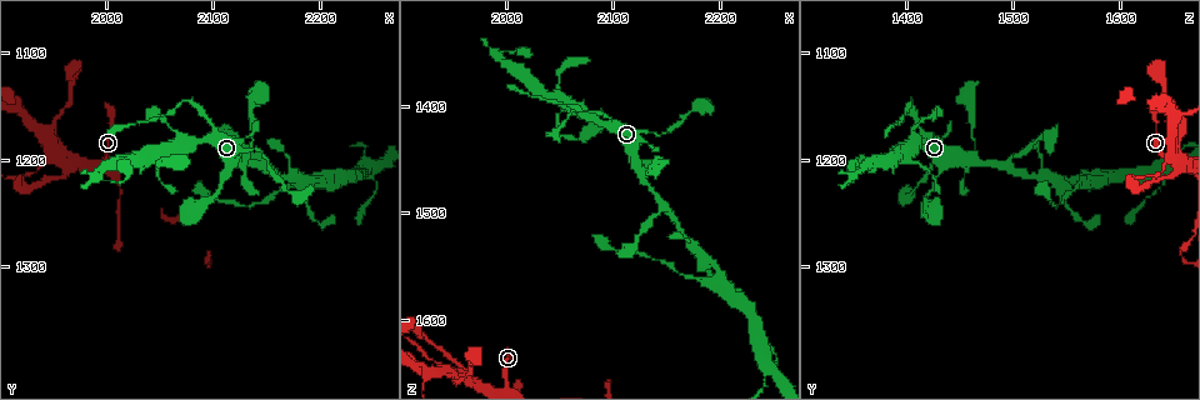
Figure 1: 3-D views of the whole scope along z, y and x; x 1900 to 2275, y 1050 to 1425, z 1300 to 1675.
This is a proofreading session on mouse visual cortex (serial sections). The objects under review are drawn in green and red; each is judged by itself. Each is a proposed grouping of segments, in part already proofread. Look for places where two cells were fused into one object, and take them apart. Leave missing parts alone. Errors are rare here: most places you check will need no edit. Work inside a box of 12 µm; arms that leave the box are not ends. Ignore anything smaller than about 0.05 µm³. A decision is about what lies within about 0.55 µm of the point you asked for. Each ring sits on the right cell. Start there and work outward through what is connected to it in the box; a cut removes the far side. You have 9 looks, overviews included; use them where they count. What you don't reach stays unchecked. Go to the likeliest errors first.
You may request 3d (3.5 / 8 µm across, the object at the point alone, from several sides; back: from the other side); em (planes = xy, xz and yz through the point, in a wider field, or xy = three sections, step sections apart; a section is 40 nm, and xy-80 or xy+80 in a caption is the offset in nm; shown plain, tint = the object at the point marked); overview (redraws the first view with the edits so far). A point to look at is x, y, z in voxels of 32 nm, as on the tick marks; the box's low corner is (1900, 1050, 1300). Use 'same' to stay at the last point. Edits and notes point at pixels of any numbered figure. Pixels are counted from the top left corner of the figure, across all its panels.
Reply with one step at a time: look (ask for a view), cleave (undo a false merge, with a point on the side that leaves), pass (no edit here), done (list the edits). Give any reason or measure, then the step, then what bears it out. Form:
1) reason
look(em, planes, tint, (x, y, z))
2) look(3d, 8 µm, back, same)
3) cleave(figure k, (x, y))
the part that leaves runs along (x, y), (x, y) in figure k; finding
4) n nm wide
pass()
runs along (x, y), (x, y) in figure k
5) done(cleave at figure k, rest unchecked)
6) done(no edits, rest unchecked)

sharp bend
look(3d, 3.5 µm, (2128, 1204, 1460))

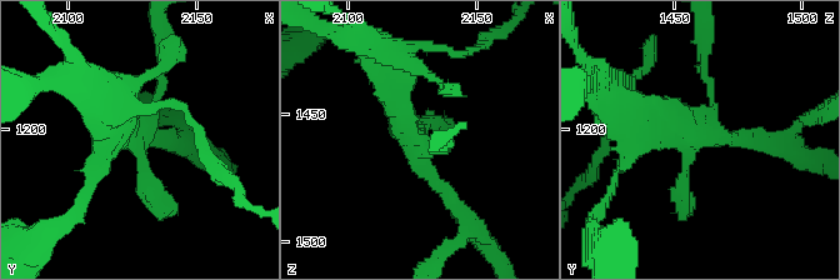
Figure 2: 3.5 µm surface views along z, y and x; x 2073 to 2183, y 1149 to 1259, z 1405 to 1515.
look(em, xy, step 3, tint, (2126, 1203, 1461))

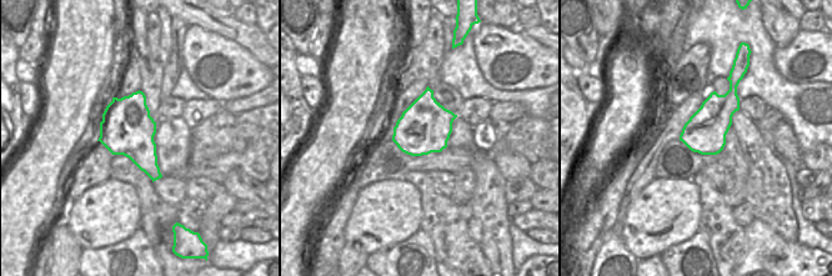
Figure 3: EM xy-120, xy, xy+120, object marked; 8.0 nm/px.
another direction
look(em, planes, tint, same)

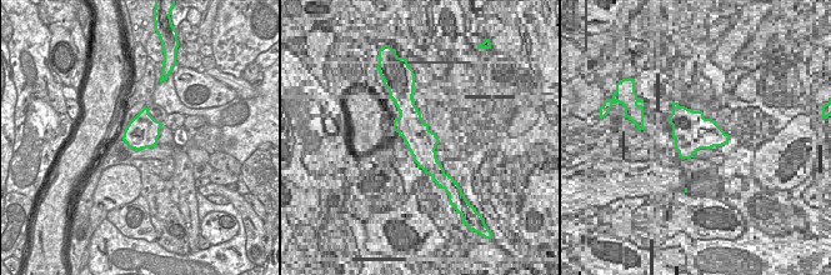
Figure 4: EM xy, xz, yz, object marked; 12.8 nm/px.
pass()
runs along (390, 70), (421, 166), (456, 209) in figure 2; continuous, no second cell

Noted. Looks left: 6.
four-way junction
look(3d, 8 µm, (1946, 1182, 1652))

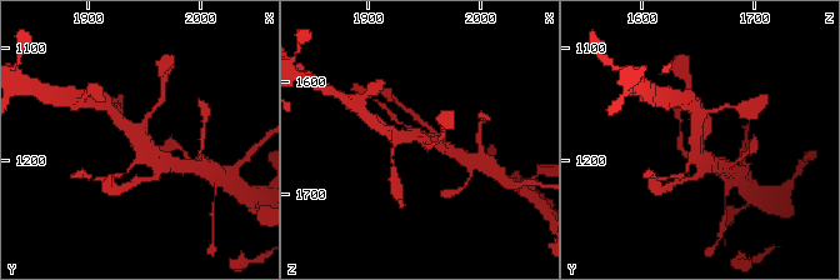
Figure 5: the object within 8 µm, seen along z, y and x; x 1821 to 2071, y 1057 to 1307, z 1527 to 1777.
look(3d, 3.5 µm, back, (1946, 1184, 1648))

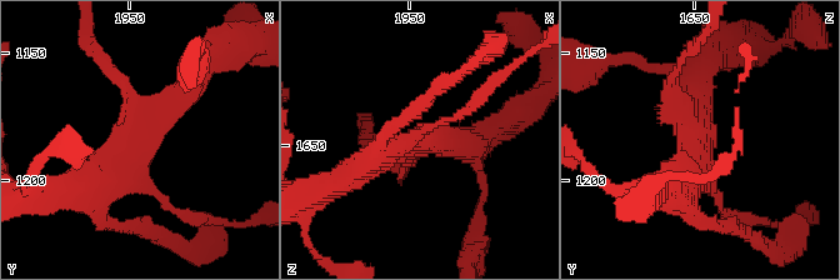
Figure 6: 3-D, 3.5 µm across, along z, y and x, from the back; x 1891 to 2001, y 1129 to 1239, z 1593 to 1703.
4 arms; arms of 150, 150, 350, 400 nm; now the EM
look(em, xy, step 3, tint, (1948, 1184, 1650))

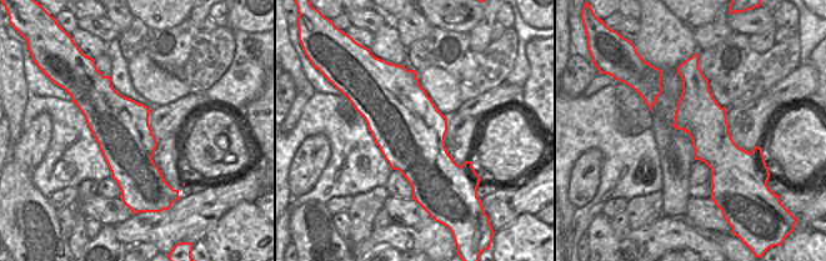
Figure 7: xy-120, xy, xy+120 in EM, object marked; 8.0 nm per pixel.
pass()
continuous, no second cell

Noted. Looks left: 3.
a fork
look(3d, 3.5 µm, (2202, 1216, 1566))

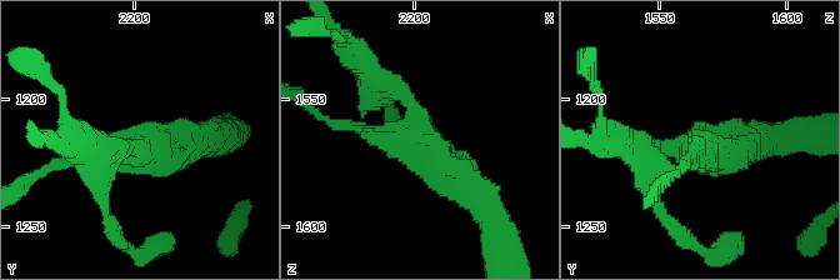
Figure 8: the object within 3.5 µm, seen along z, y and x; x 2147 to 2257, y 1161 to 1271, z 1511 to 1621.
shape alone is not enough
look(em, xy, step 3, tint, (2200, 1219, 1564))

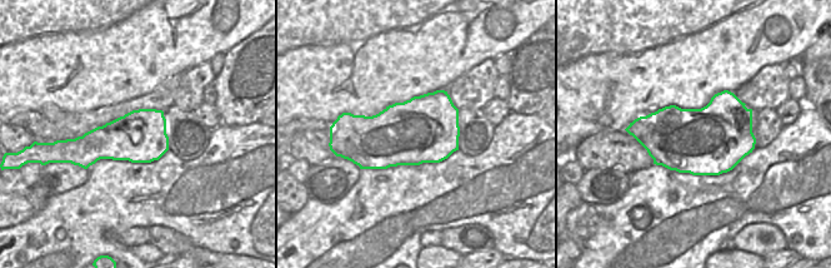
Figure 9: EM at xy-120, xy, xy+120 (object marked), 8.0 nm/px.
arms of 150, 350, 500 nm
pass()
runs along (366, 68), (474, 193) in figure 8; continuous, no second cell

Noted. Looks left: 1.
sharp bend
look(3d, 3.5 µm, back, (1994, 1212, 1352))

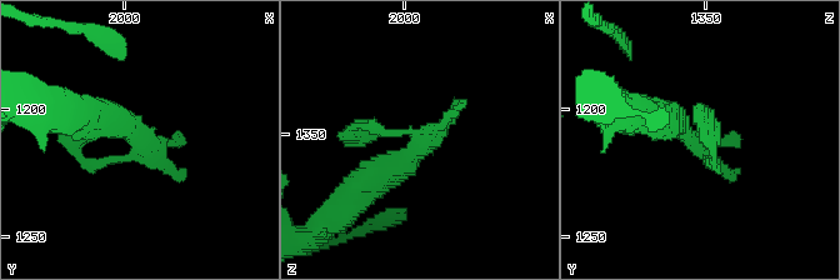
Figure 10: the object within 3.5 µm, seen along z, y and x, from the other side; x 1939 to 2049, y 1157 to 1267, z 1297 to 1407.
pass()
runs along (649, 115), (709, 164), (713, 145) in figure 10; continuous, no second cell

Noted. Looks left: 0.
done(no edits, rest unchecked)

